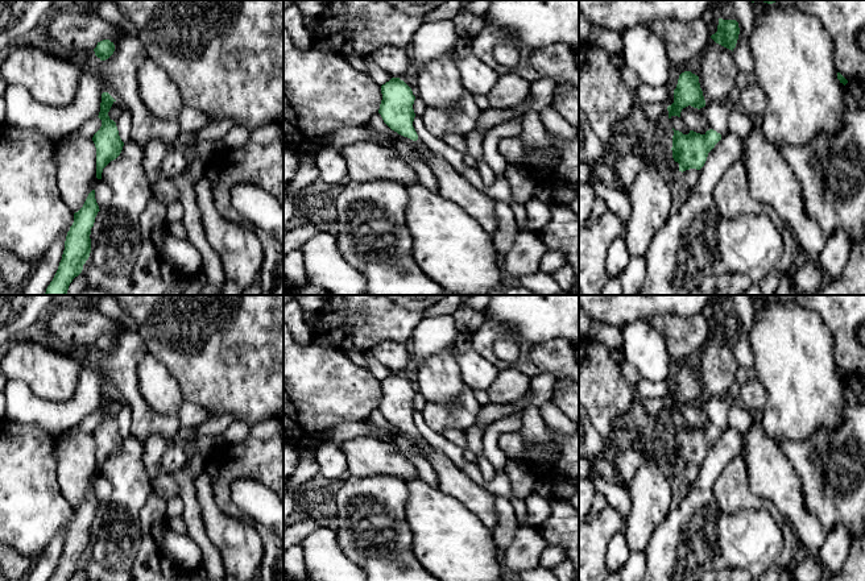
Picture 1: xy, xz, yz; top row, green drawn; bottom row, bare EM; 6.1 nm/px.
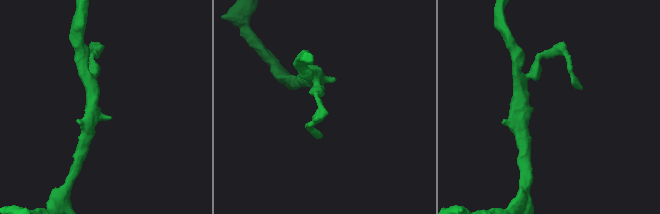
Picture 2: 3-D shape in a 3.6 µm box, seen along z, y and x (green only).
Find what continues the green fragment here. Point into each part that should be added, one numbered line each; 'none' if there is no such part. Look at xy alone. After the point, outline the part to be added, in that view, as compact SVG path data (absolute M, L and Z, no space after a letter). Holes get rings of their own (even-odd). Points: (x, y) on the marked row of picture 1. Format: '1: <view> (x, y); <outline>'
none

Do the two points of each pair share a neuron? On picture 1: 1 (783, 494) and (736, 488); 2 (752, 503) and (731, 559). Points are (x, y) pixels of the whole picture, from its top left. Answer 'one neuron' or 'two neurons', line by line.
1: two neurons
2: two neurons

